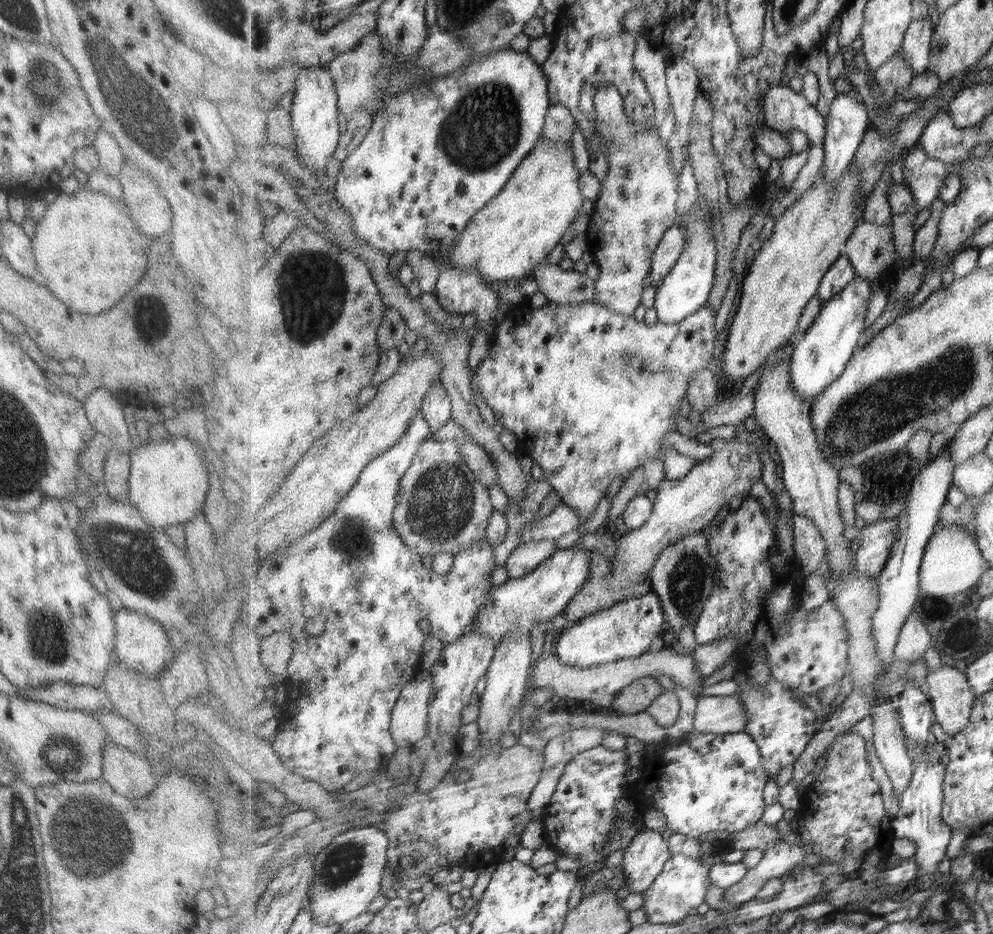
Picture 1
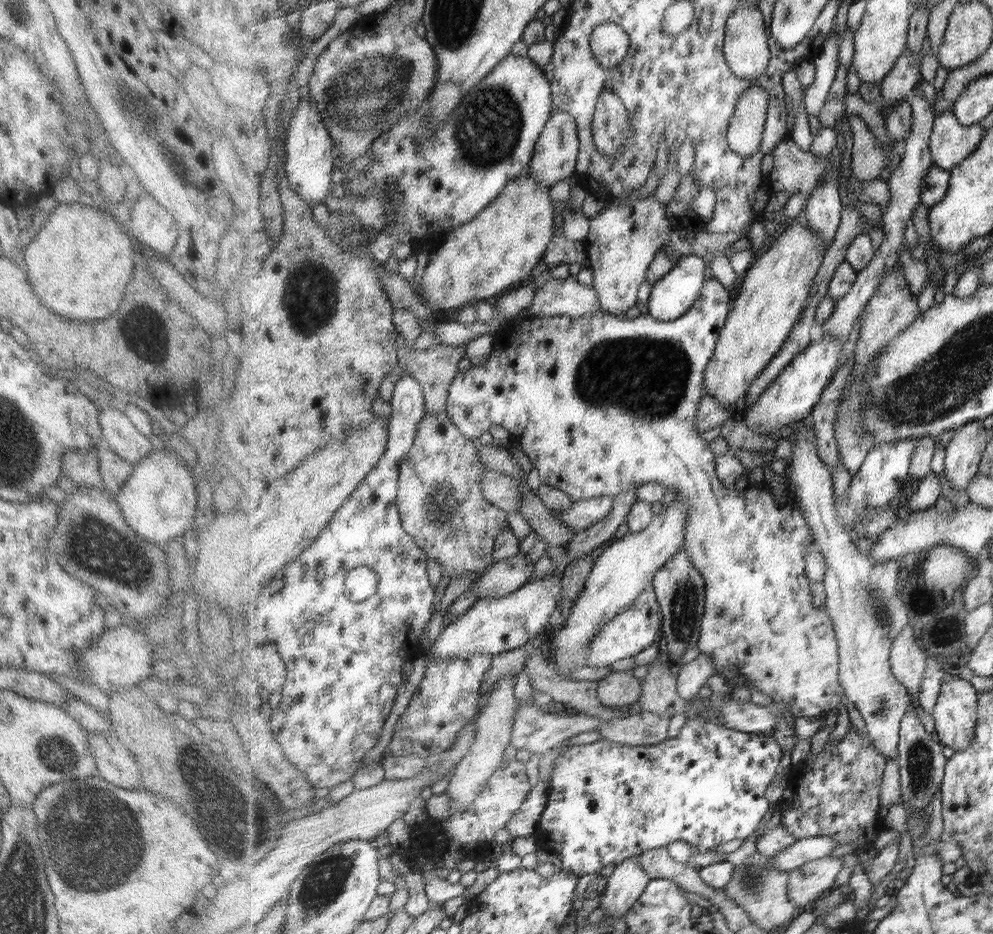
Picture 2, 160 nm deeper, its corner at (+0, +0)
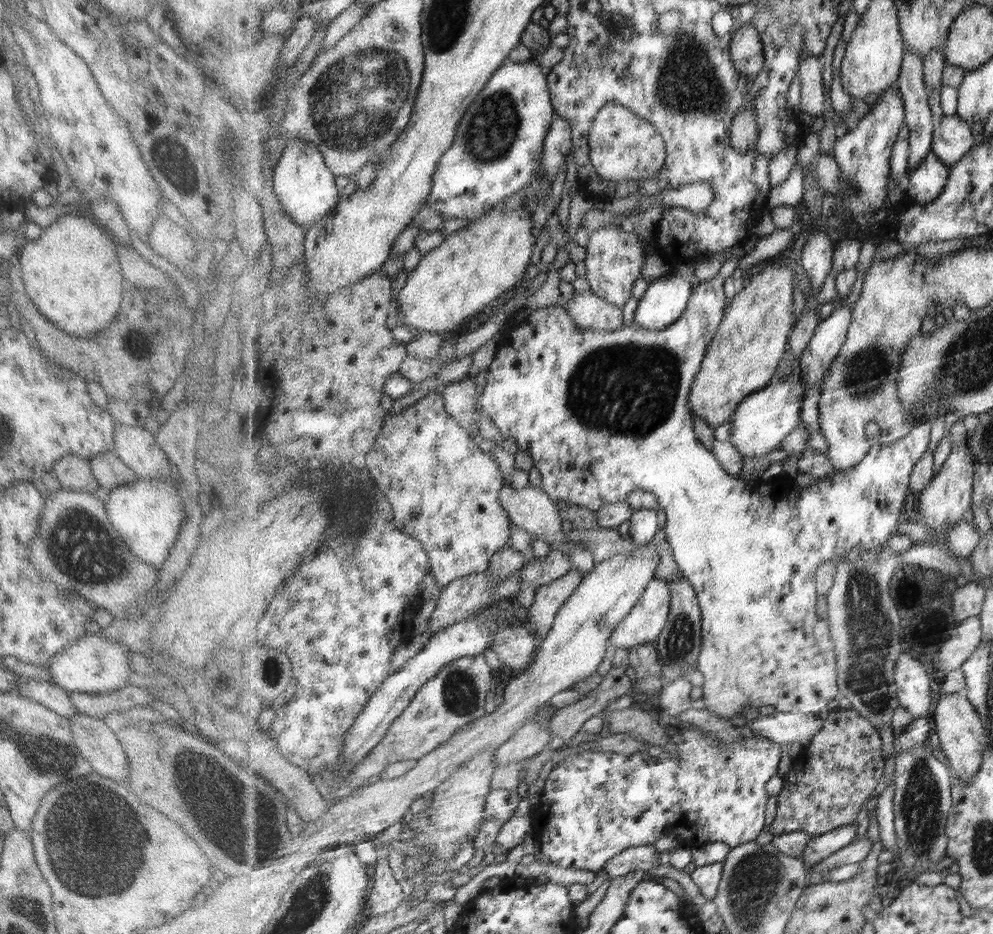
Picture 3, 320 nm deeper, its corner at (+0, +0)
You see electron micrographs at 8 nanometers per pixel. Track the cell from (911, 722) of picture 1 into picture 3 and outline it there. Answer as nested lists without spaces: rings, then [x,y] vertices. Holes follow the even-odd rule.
[[[916,744],[915,747],[901,751],[897,757],[893,758],[895,762],[894,781],[896,784],[894,810],[895,827],[897,830],[896,849],[900,851],[900,860],[905,867],[922,872],[929,866],[941,862],[948,856],[949,836],[947,836],[947,822],[949,813],[953,807],[953,788],[951,781],[953,775],[949,766],[937,760],[931,753],[927,744]]]

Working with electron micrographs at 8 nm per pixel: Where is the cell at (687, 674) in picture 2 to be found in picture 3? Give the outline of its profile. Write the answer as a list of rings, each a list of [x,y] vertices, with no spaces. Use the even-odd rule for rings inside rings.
[[[679,676],[662,688],[656,704],[660,707],[660,710],[664,710],[667,716],[677,717],[678,714],[696,706],[696,703],[691,701],[689,697],[691,688],[693,686],[689,683],[689,680]]]

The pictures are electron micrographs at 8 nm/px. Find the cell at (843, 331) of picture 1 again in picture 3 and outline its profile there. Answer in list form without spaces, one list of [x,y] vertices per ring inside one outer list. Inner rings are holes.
[[[798,369],[792,371],[791,377],[774,379],[772,383],[759,392],[750,394],[731,416],[732,426],[730,441],[745,458],[762,460],[769,452],[777,450],[783,440],[802,425],[801,408],[803,408],[806,384]]]

